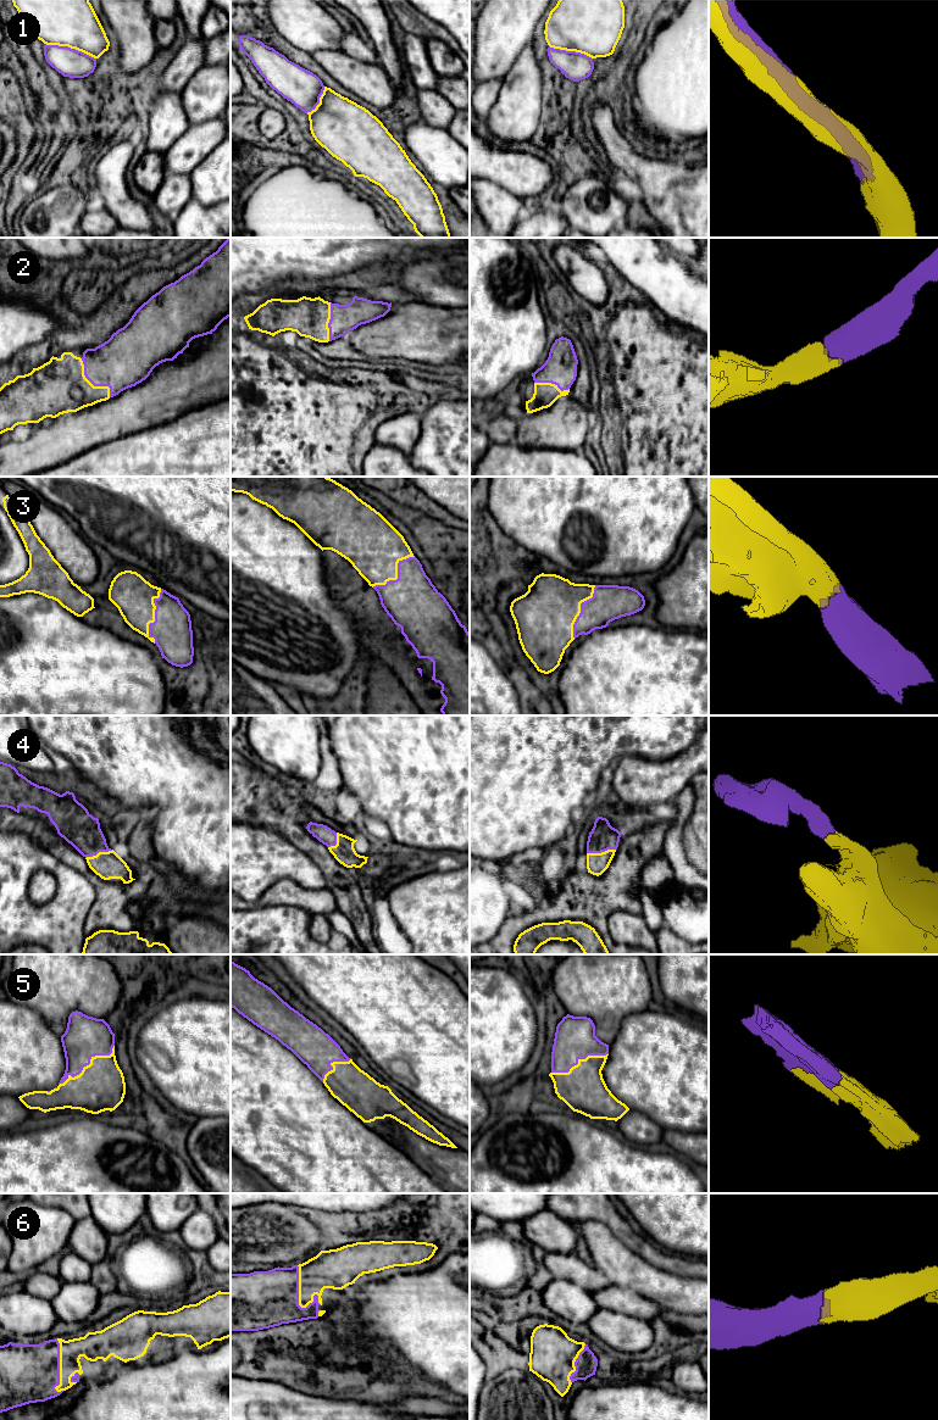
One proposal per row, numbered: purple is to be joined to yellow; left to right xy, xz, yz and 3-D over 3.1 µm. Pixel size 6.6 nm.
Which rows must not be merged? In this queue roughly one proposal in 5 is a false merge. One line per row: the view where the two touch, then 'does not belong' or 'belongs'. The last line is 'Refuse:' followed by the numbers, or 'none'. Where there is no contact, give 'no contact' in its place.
1: xy | belongs
2: xy | belongs
3: xy | belongs
4: yz | belongs
5: xy | belongs
6: xz | belongs
Refuse: none

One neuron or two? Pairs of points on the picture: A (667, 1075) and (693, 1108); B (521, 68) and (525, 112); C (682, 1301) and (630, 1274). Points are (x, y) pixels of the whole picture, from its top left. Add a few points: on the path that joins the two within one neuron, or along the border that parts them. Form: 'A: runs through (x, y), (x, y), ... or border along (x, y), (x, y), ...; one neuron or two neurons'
A: runs through (676, 1084), (680, 1087), (680, 1092), (687, 1100); one neuron
B: runs through (522, 79), (522, 101); one neuron
C: runs through (669, 1290), (643, 1278); one neuron

